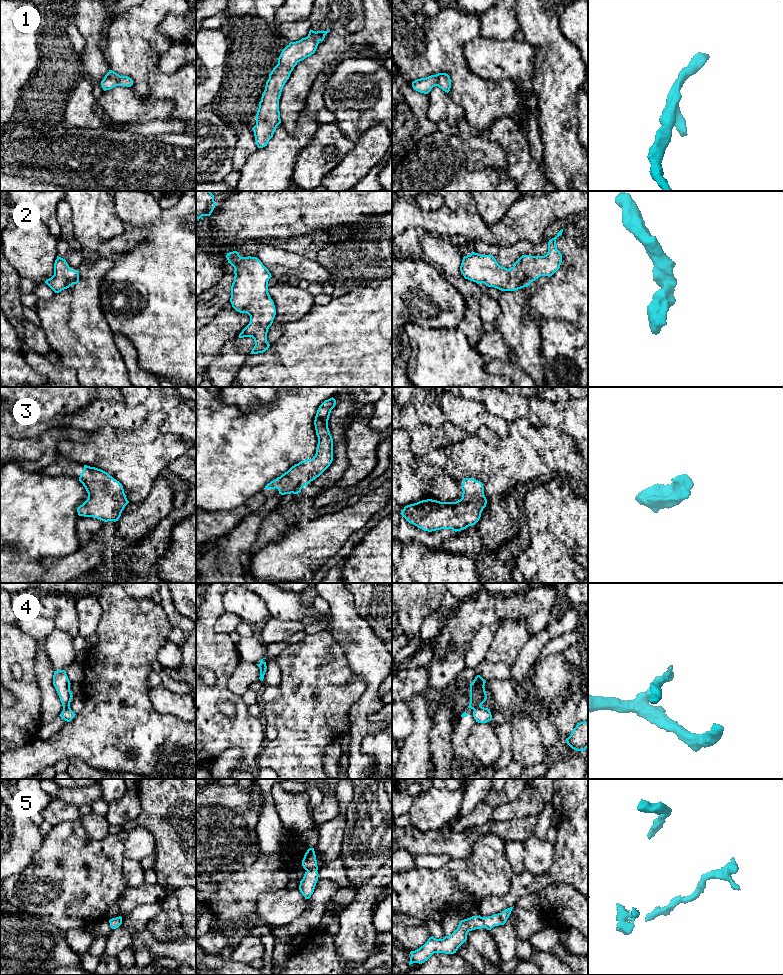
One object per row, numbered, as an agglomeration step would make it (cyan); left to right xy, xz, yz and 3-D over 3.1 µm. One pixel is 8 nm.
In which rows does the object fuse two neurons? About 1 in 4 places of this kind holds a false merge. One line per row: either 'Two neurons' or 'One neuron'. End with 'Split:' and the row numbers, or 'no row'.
1: One neuron
2: One neuron
3: One neuron
4: Two neurons
5: One neuron
Split: 4

